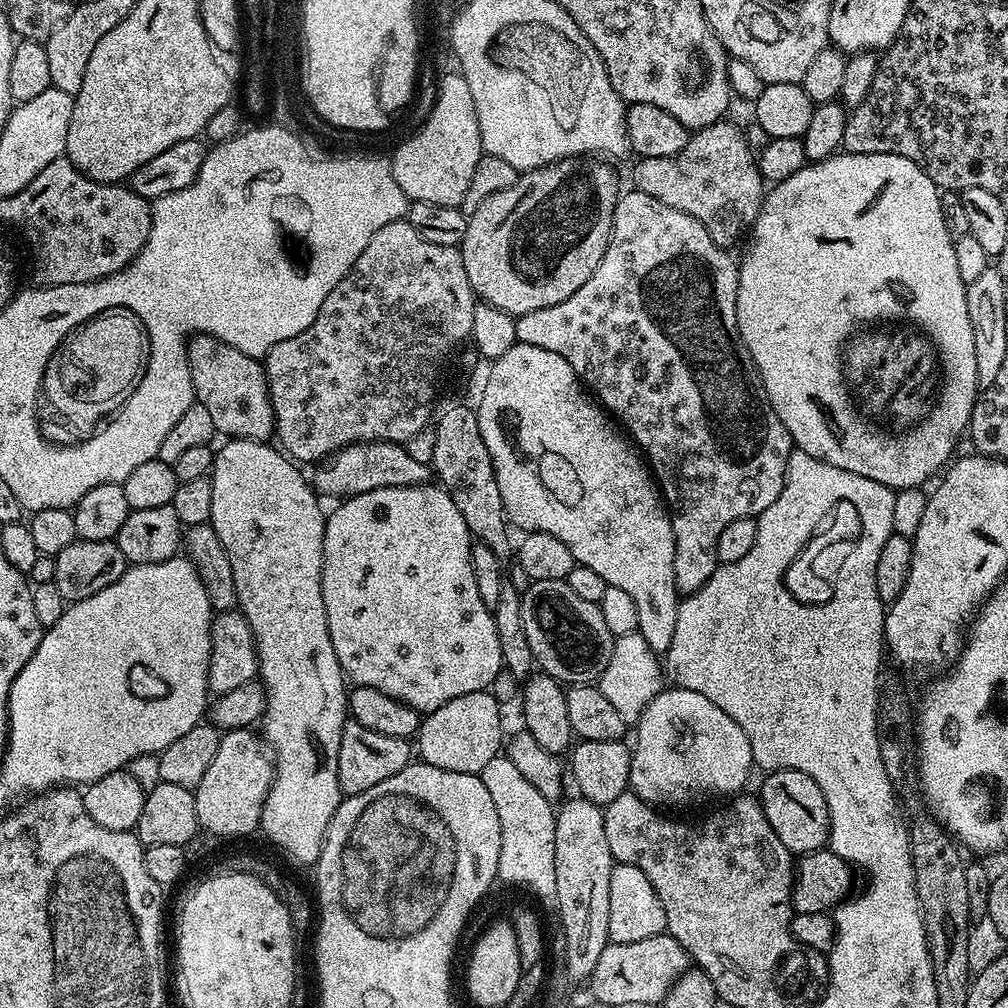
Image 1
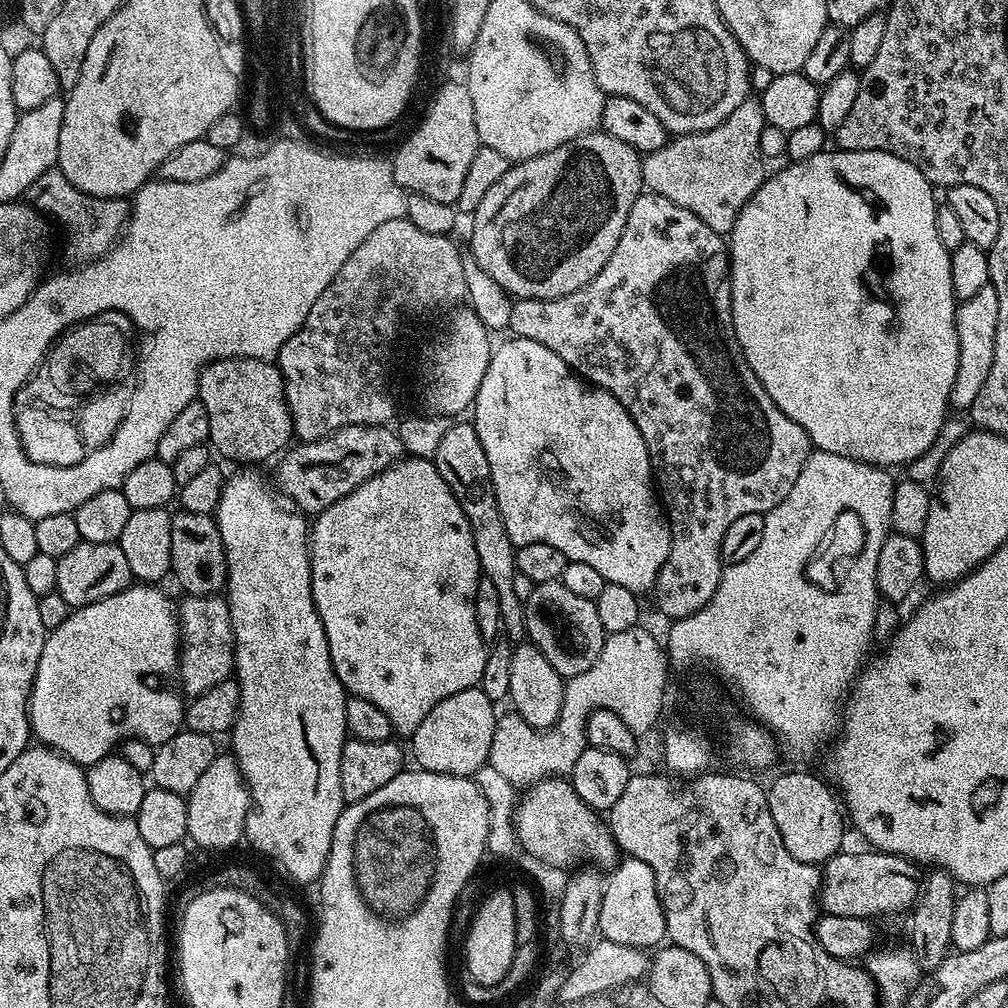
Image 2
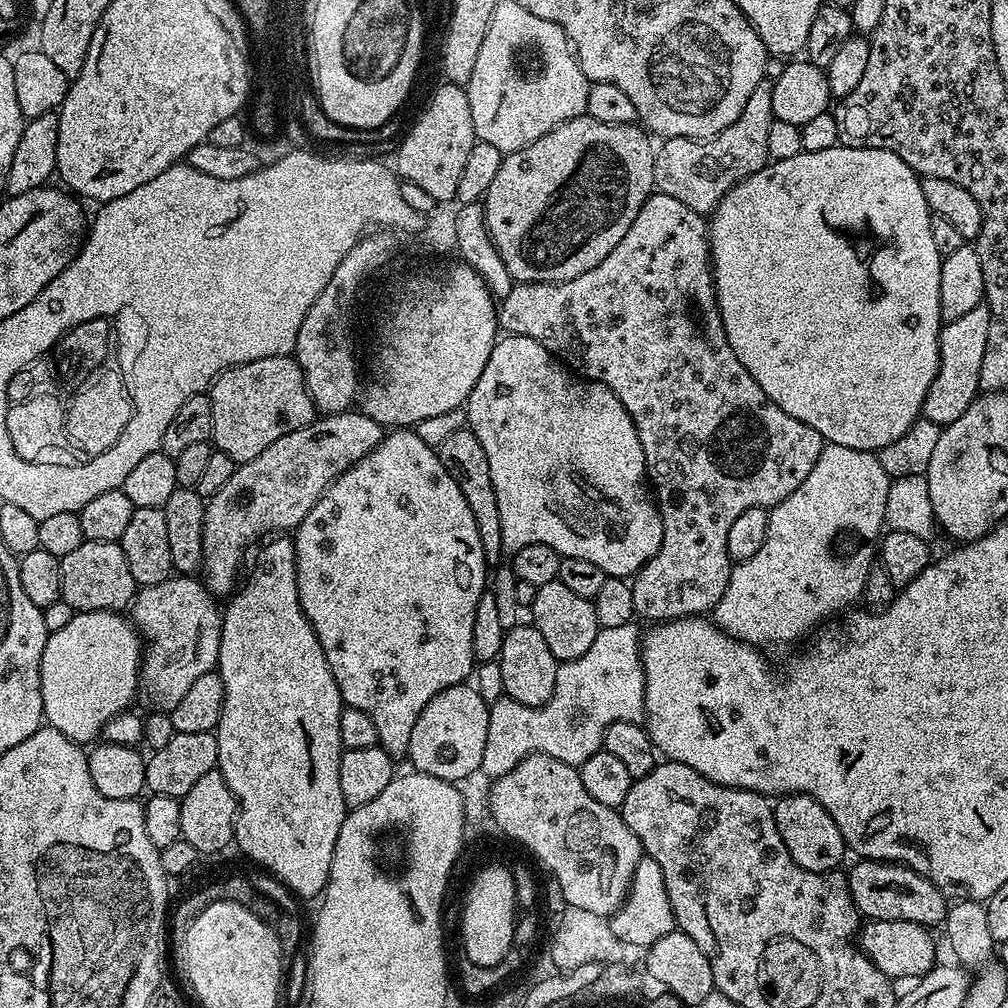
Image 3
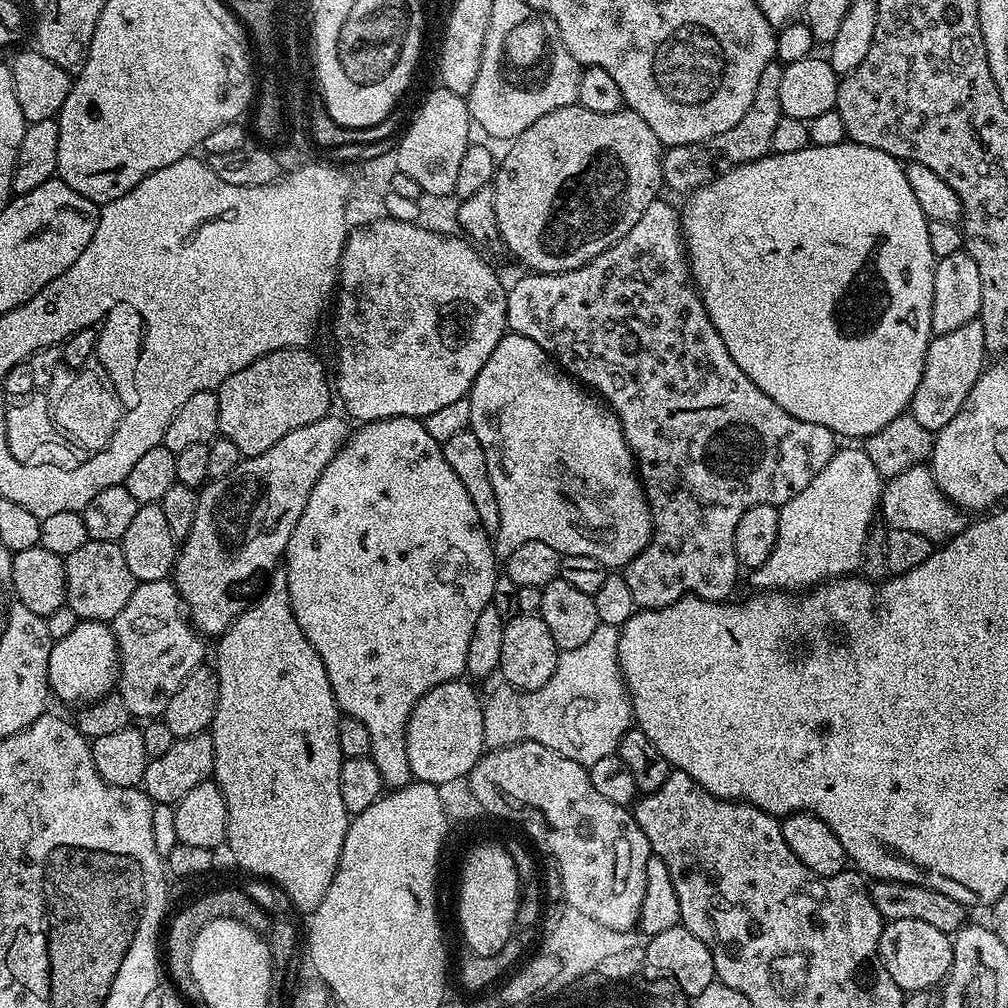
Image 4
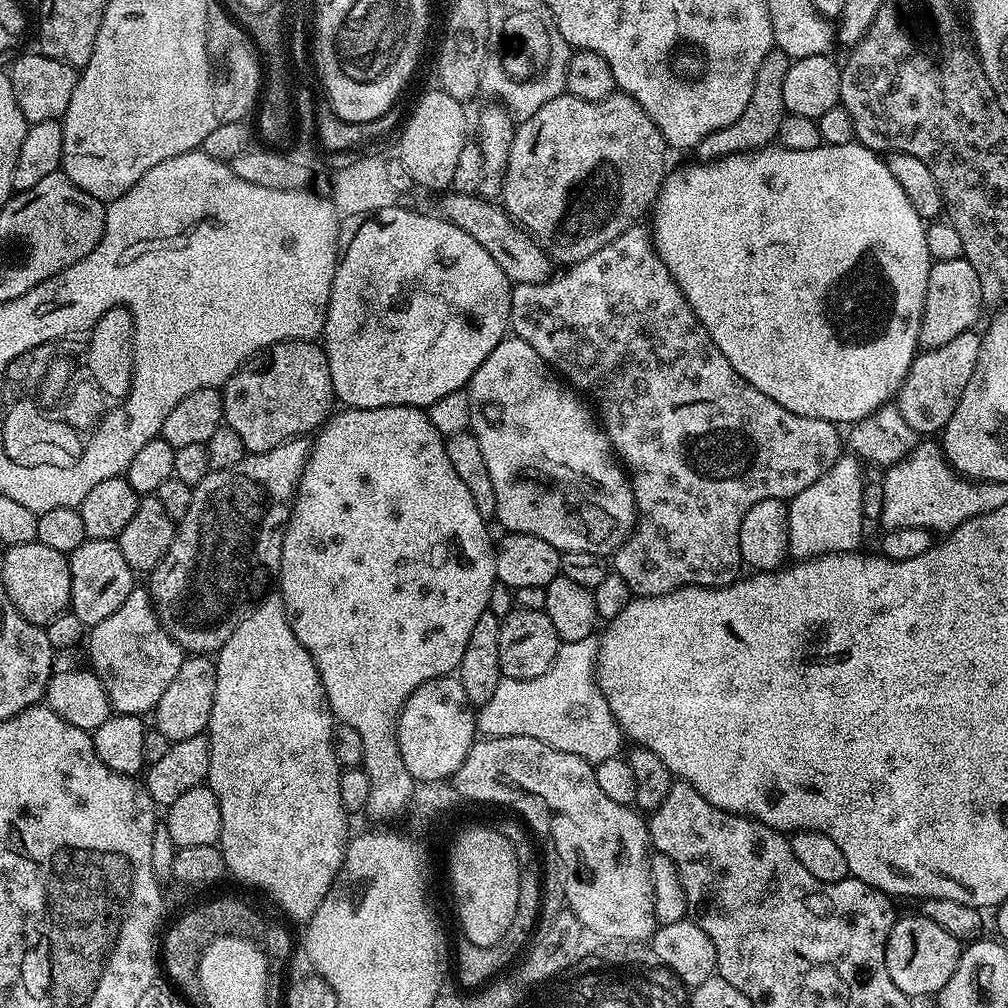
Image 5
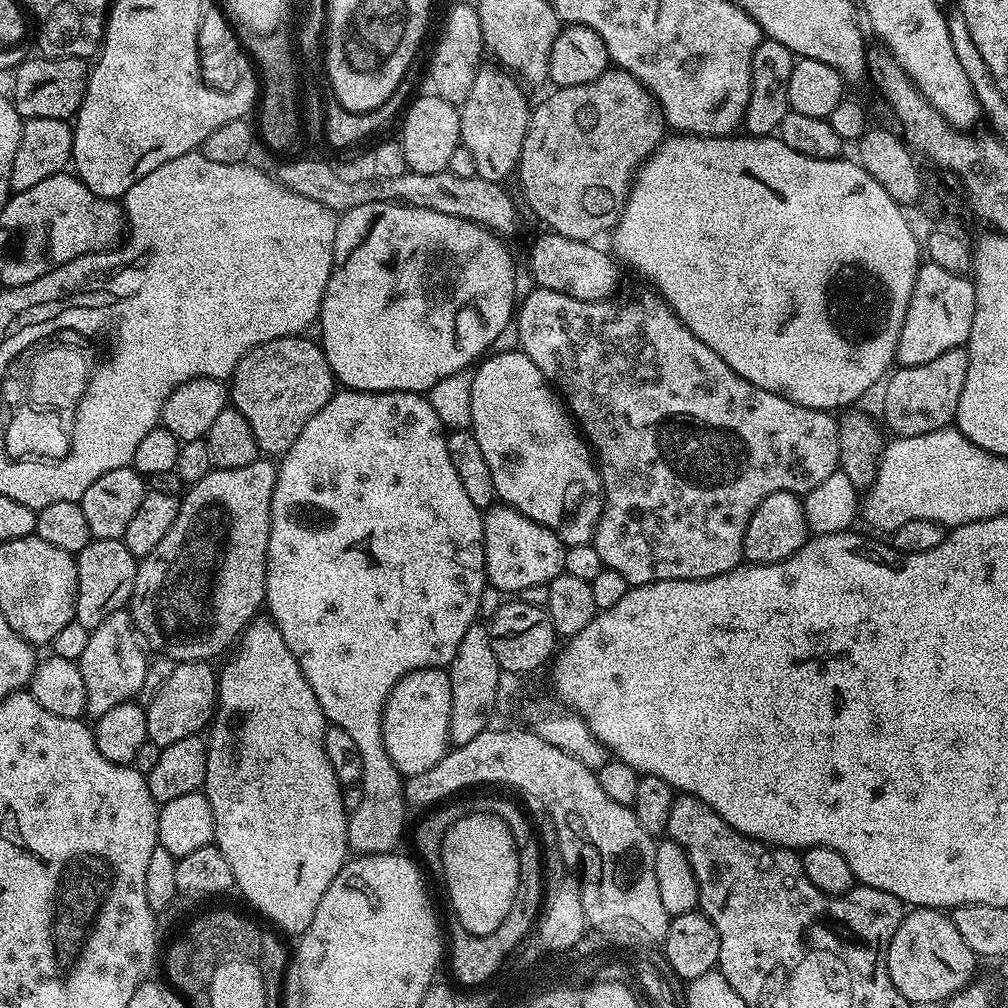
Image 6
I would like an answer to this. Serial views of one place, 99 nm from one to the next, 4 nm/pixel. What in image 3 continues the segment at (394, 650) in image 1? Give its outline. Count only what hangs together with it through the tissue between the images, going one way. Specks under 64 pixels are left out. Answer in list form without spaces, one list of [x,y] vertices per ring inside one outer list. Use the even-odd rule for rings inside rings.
[[[392,430],[374,446],[370,454],[366,454],[354,467],[346,469],[341,476],[314,502],[310,514],[302,518],[302,522],[294,529],[296,546],[296,589],[302,610],[326,654],[326,662],[330,666],[330,674],[334,674],[334,682],[338,682],[340,699],[354,710],[362,710],[374,721],[378,730],[378,746],[393,758],[407,757],[410,746],[410,734],[414,731],[414,722],[418,722],[418,714],[426,710],[426,702],[434,698],[442,690],[455,684],[463,684],[469,679],[472,664],[476,660],[474,654],[474,610],[478,610],[478,602],[486,590],[484,584],[488,580],[490,565],[482,550],[482,538],[478,538],[478,522],[474,522],[474,514],[470,514],[470,505],[458,490],[458,482],[446,470],[440,460],[437,449],[432,448],[414,430]]]

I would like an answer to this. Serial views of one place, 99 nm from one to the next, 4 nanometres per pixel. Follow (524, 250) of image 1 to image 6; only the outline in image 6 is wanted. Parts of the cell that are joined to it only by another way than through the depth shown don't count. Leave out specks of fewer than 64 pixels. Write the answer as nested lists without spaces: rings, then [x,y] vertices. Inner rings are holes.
[[[609,67],[594,82],[552,90],[537,108],[535,105],[531,109],[518,165],[520,192],[545,229],[571,240],[595,241],[595,236],[615,229],[632,193],[638,169],[659,148],[665,136],[664,114],[651,92],[629,72]]]

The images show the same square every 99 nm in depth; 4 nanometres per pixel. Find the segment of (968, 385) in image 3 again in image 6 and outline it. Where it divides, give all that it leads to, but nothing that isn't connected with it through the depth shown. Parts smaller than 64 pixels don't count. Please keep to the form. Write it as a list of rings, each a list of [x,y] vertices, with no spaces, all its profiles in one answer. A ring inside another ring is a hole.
[[[964,346],[946,350],[946,354],[938,354],[934,362],[926,362],[922,366],[897,367],[883,385],[884,420],[894,431],[892,433],[897,437],[917,436],[949,427],[956,418],[962,386],[966,386],[967,369],[968,349]]]

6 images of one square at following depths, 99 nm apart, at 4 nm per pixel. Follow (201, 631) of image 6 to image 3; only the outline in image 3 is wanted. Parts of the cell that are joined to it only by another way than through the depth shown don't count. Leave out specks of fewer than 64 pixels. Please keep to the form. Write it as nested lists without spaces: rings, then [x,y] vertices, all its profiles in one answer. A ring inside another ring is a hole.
[[[359,410],[324,414],[306,427],[278,438],[278,442],[274,442],[274,446],[266,446],[258,458],[236,467],[234,474],[230,474],[230,479],[226,481],[226,486],[207,497],[204,505],[202,583],[208,592],[216,598],[227,597],[237,587],[236,575],[240,572],[240,563],[248,547],[255,540],[263,541],[277,534],[291,533],[300,525],[302,518],[310,514],[314,502],[318,502],[324,489],[331,486],[346,469],[354,467],[363,456],[370,454],[385,435],[381,424]]]

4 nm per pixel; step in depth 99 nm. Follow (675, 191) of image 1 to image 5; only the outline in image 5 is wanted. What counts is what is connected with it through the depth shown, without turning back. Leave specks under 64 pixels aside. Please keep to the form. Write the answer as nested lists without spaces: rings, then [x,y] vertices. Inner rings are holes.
[[[773,46],[762,58],[762,66],[758,66],[758,75],[754,77],[754,94],[750,94],[750,102],[746,102],[746,110],[730,126],[722,130],[714,130],[702,142],[697,144],[694,152],[704,162],[715,162],[723,156],[733,156],[739,152],[757,152],[759,148],[767,148],[780,135],[780,127],[785,118],[782,102],[782,82],[786,82],[786,70],[790,70],[792,60],[781,48]]]

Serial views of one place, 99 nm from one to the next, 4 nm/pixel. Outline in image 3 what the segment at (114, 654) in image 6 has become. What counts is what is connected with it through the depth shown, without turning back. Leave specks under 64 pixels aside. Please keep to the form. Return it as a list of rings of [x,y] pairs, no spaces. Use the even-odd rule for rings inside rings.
[[[173,574],[166,582],[137,591],[130,605],[130,620],[144,643],[138,696],[153,708],[153,713],[170,714],[182,702],[186,690],[219,665],[222,612],[215,603],[212,594],[192,574]]]

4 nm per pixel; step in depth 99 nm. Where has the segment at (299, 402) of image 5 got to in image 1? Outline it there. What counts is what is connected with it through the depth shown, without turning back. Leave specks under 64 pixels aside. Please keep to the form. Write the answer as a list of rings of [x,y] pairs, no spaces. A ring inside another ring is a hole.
[[[193,335],[187,345],[195,403],[206,406],[217,433],[234,440],[267,441],[275,433],[276,423],[263,363],[213,336]]]

